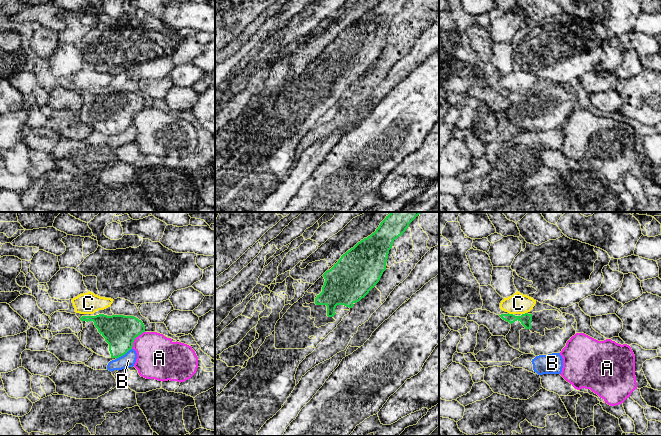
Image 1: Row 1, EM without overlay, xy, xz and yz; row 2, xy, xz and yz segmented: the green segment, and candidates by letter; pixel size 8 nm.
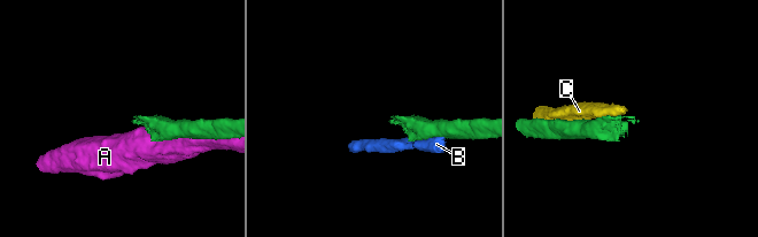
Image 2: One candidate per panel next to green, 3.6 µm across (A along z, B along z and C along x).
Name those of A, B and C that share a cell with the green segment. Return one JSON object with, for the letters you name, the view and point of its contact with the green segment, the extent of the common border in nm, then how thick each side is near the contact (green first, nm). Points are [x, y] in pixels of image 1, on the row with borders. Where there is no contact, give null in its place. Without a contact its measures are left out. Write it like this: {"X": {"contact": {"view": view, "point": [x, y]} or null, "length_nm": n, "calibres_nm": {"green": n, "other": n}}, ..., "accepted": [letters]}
{"accepted": []}

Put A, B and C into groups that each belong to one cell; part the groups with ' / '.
A / B / C

